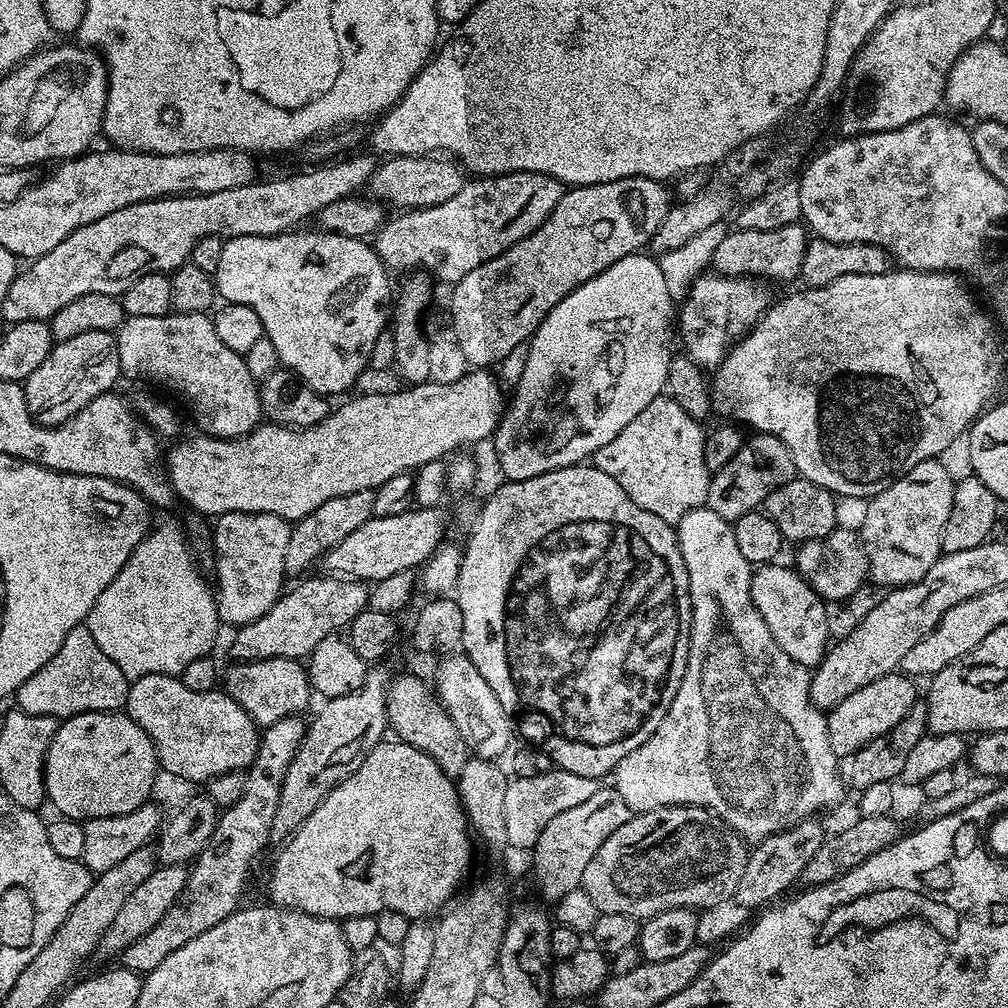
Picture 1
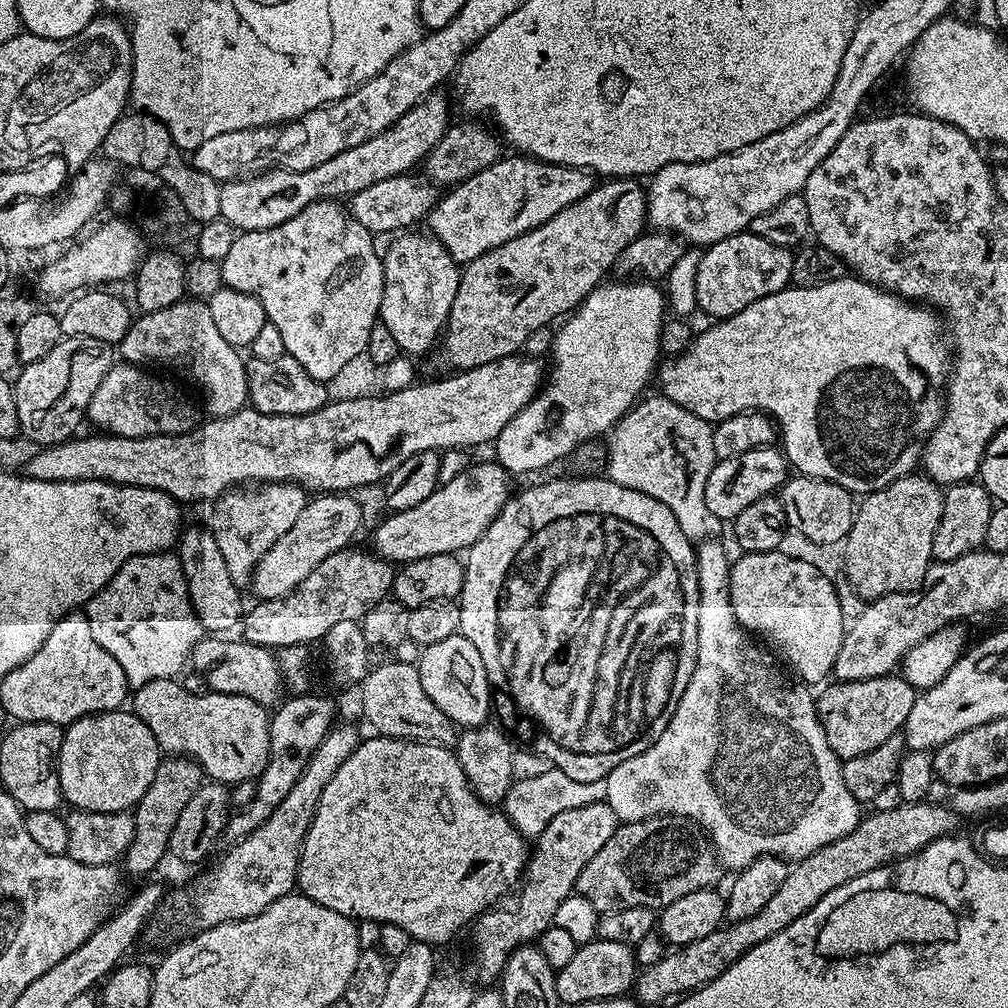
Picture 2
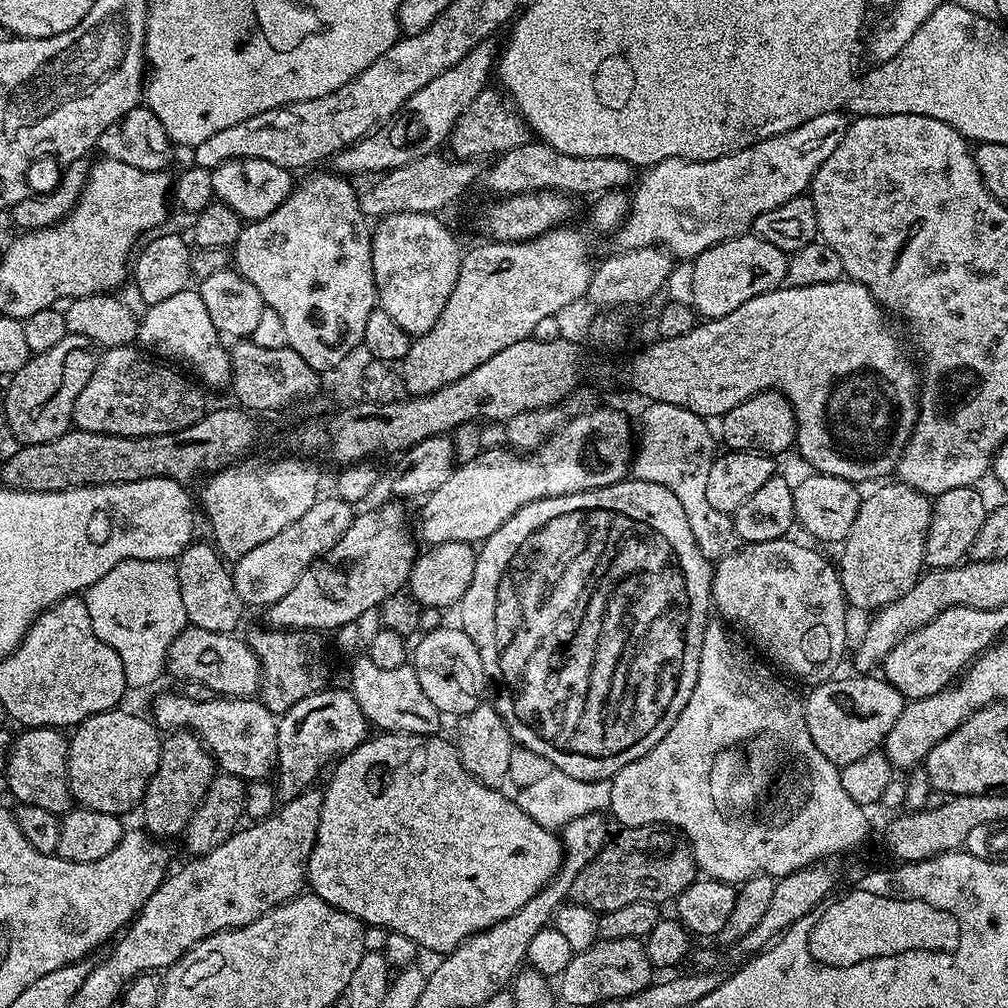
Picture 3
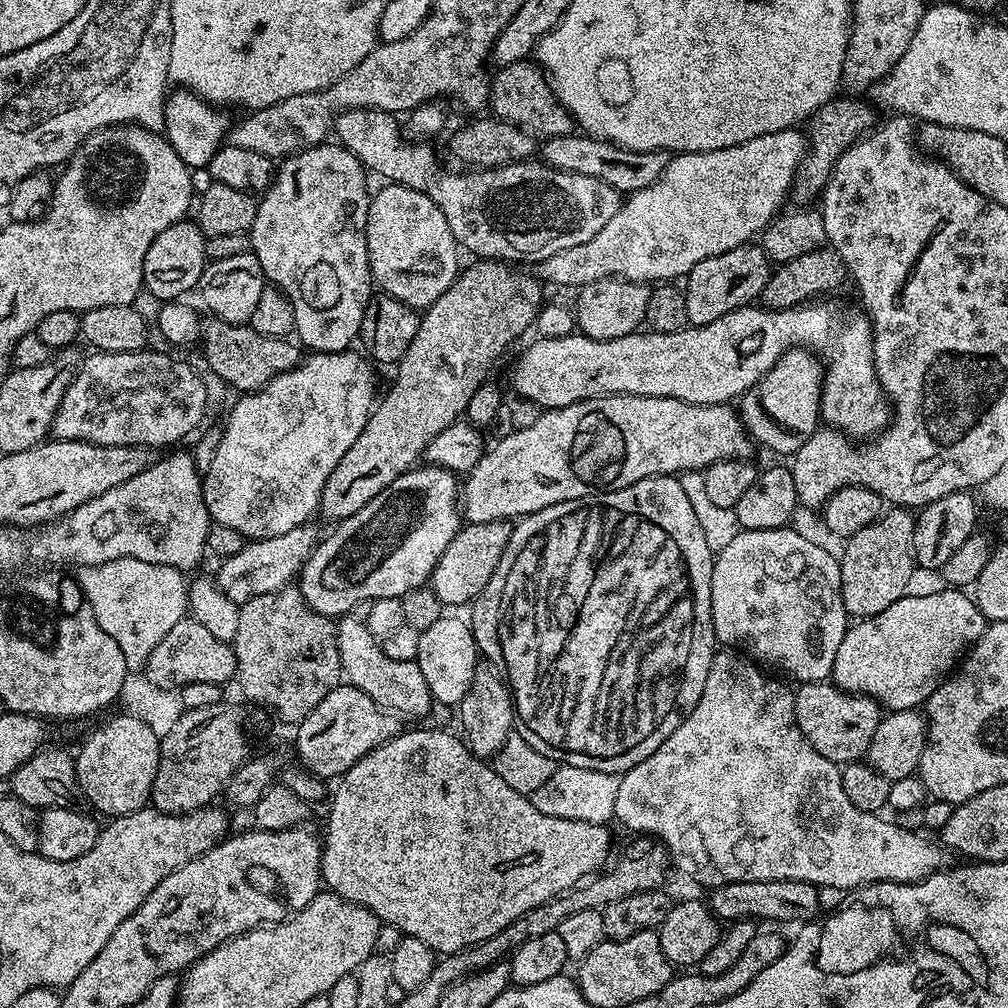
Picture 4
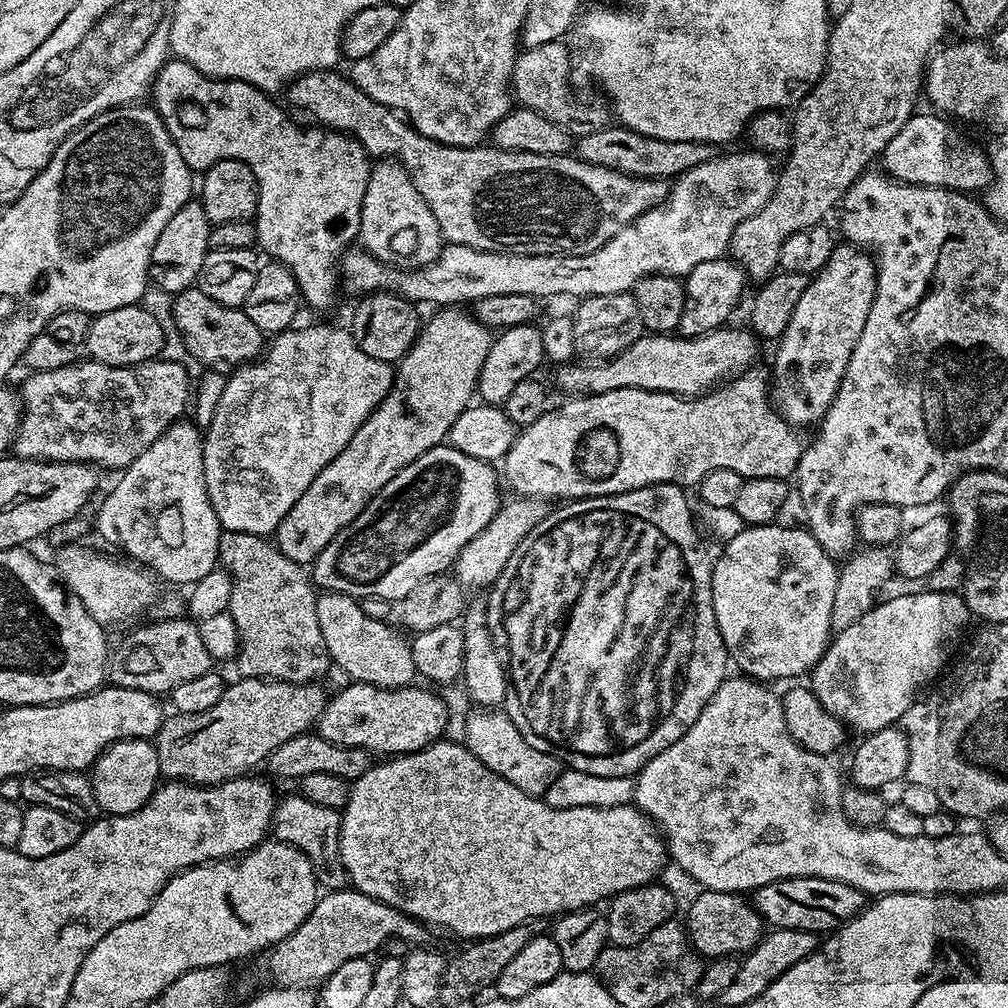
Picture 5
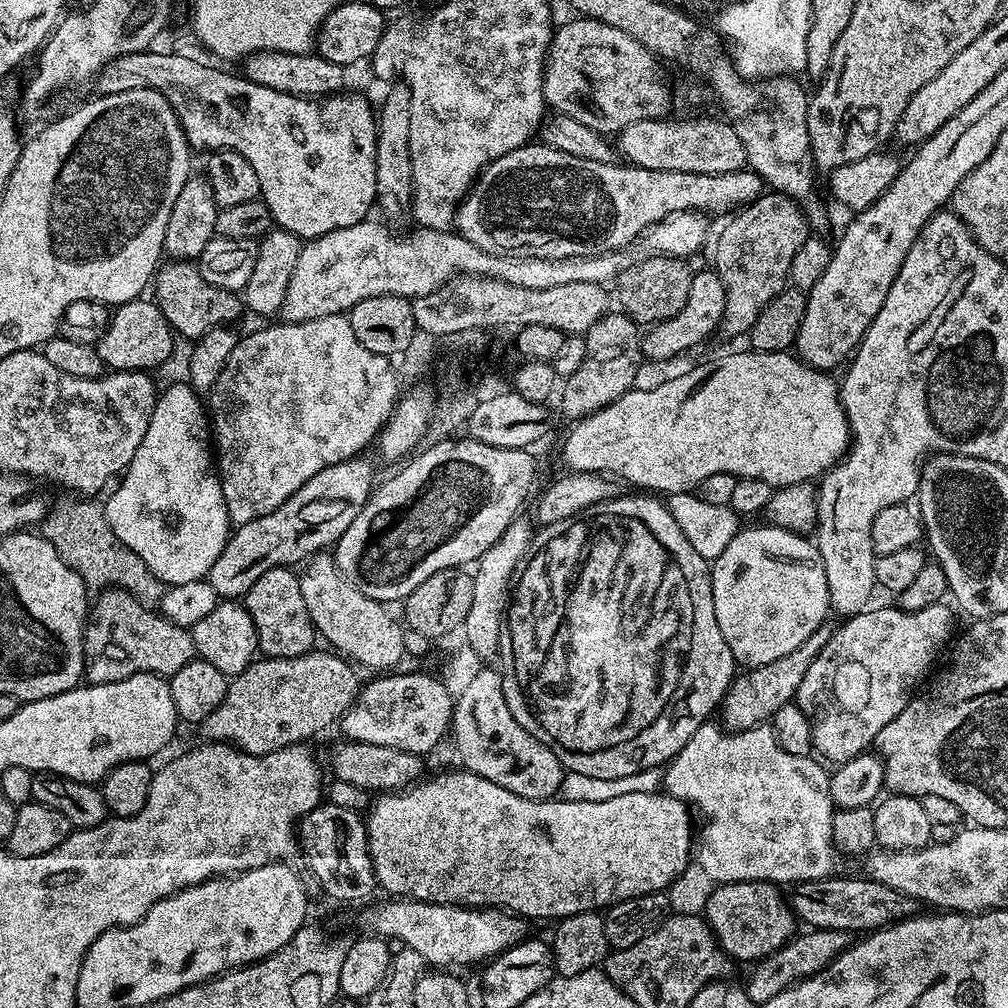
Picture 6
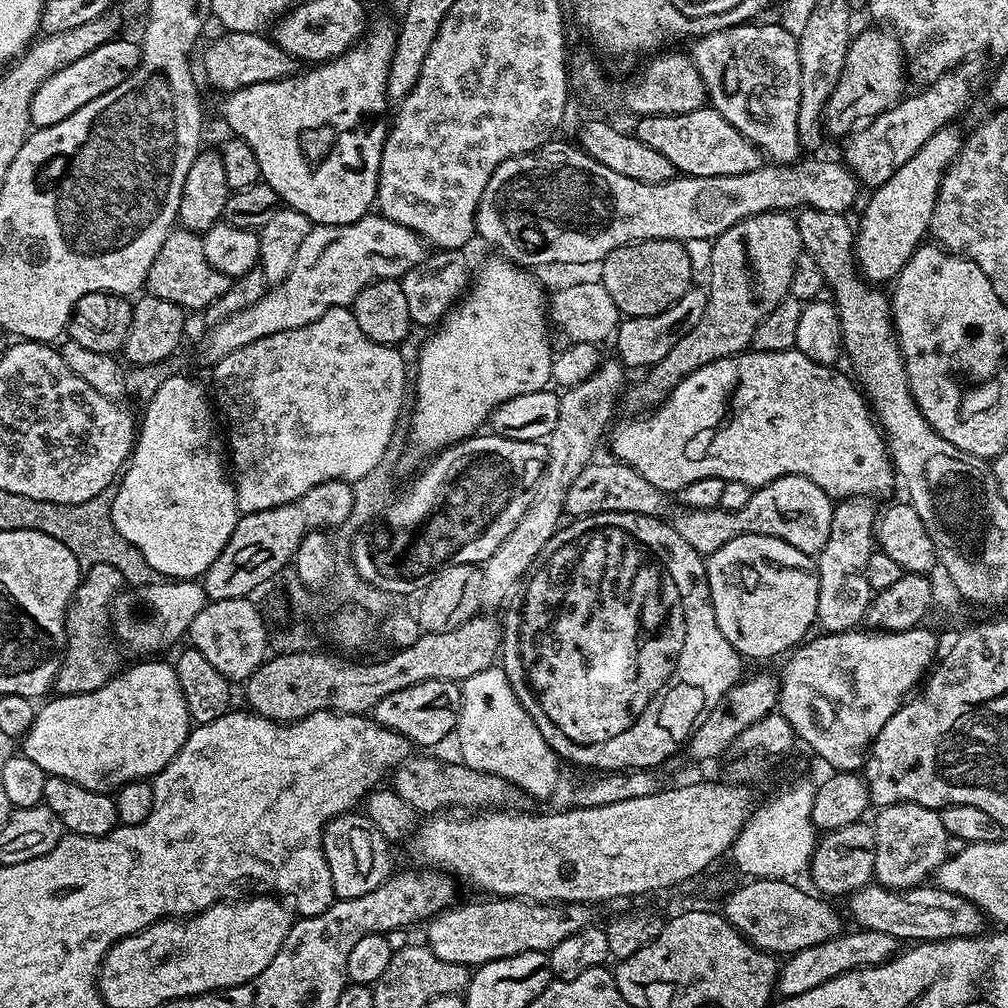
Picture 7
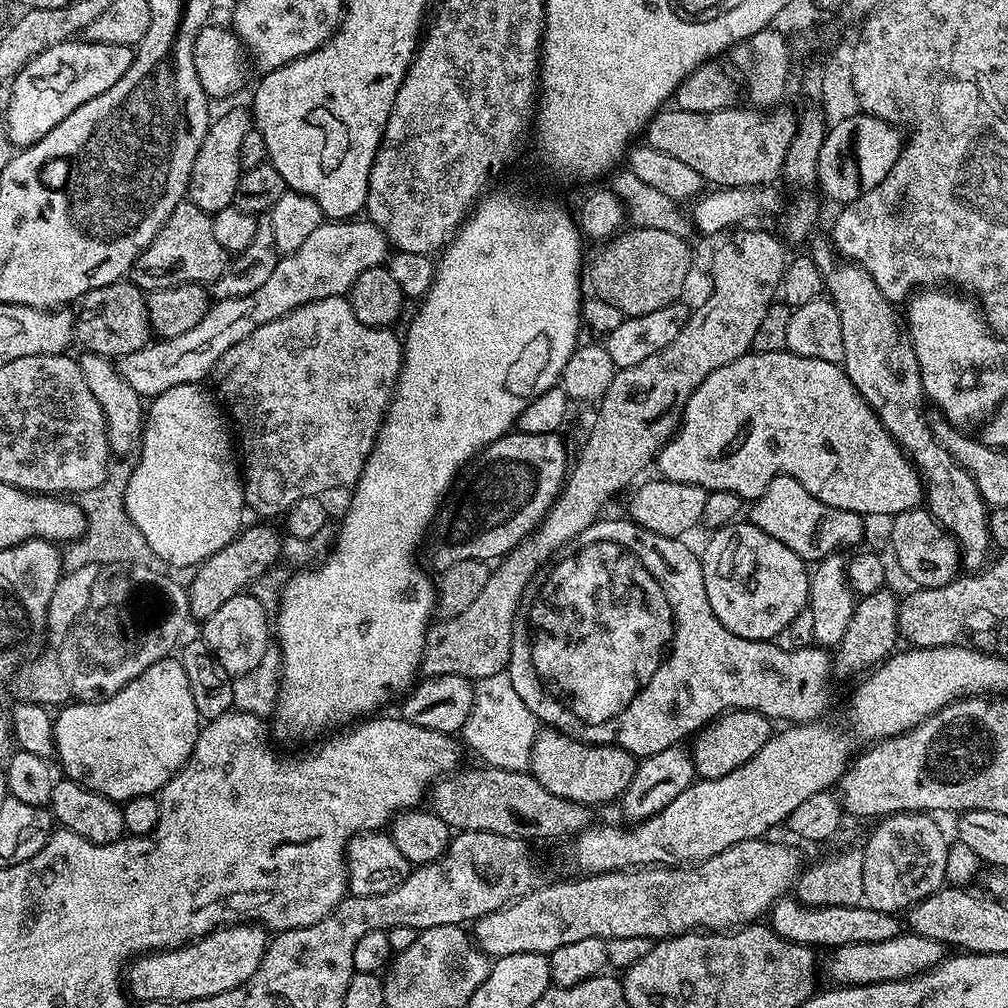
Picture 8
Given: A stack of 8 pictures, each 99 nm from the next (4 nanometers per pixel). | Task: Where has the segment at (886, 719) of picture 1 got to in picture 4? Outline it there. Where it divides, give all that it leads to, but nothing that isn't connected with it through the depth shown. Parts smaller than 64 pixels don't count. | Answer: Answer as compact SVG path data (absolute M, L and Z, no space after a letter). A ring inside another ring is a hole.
M804 682L794 692L794 714L806 742L822 758L843 766L859 761L867 753L870 738L878 730L882 708L872 697L843 692L831 682Z

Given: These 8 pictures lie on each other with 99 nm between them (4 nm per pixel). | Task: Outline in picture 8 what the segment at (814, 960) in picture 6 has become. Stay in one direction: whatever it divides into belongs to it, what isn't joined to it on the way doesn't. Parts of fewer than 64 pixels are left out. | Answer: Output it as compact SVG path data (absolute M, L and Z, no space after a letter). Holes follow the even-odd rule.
M911 930L886 942L858 942L850 946L831 949L827 953L828 961L823 961L822 972L829 976L836 986L853 984L881 984L895 980L909 980L937 968L946 958L945 945L934 938L914 934Z

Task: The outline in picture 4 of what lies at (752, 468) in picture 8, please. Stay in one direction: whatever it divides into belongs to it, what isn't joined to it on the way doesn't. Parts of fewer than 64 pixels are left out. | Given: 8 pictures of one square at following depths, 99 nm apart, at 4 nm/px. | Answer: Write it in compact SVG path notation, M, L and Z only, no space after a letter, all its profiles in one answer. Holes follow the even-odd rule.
M603 396L602 398L590 398L577 404L571 404L565 408L549 408L541 411L539 418L532 426L525 429L509 431L509 436L504 436L496 445L485 451L481 460L477 462L471 472L462 480L462 491L458 496L458 504L462 509L462 516L469 524L485 524L495 520L511 521L513 518L523 518L532 512L542 510L546 506L554 506L558 502L567 500L583 501L585 498L597 495L601 492L613 492L622 490L639 480L645 480L651 476L676 476L685 472L700 472L708 468L714 462L723 460L746 460L753 454L754 441L744 429L744 423L740 420L740 413L731 403L726 404L687 404L674 398L654 398L653 396Z

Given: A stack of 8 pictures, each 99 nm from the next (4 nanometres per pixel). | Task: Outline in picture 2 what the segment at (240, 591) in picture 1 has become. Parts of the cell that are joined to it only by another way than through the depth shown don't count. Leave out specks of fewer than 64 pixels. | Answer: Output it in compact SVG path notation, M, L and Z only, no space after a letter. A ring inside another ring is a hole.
M265 483L263 486L245 487L245 492L227 490L216 497L210 527L214 542L222 549L222 558L230 570L230 578L241 586L249 583L256 564L298 522L298 514L308 504L309 493L298 483Z

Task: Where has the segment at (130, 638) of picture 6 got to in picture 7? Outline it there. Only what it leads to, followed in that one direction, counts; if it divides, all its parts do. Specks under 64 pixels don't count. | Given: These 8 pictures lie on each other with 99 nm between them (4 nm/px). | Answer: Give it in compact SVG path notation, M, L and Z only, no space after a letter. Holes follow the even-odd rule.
M109 564L91 565L83 573L66 614L68 647L64 650L64 660L60 664L60 673L56 676L54 685L59 695L77 696L98 690L106 681L112 679L121 667L120 660L116 657L116 644L112 641L114 621L111 606L112 601L125 587L123 574Z

